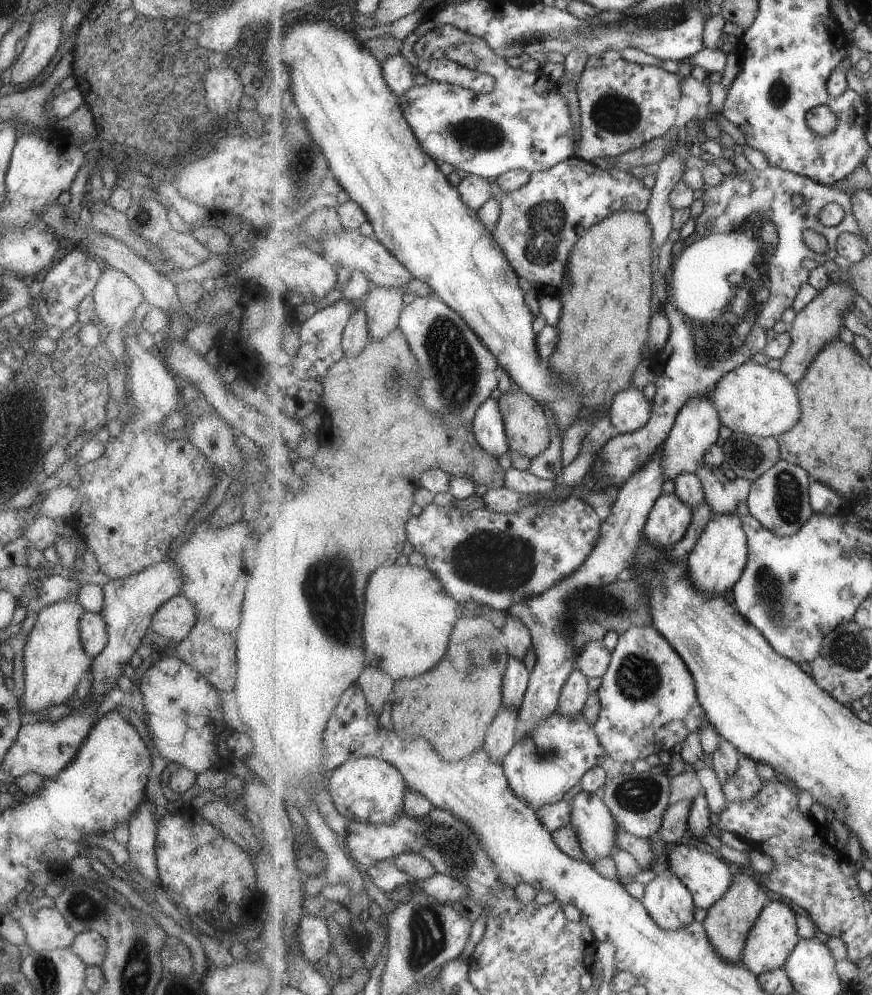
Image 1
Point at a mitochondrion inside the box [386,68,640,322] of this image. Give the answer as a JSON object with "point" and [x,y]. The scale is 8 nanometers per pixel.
{"point":[544,232]}

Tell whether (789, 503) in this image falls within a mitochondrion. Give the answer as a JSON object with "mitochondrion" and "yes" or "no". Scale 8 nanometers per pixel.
{"mitochondrion":"yes"}

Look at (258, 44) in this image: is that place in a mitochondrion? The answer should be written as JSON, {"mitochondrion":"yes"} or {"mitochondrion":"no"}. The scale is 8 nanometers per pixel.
{"mitochondrion":"no"}

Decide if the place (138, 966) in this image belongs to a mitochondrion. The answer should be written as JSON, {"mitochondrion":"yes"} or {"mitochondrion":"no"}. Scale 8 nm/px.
{"mitochondrion":"yes"}

